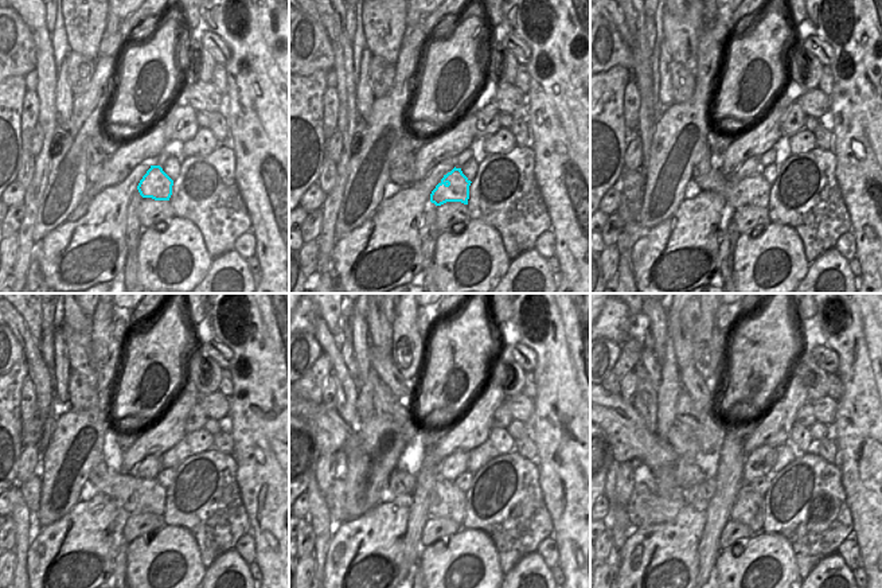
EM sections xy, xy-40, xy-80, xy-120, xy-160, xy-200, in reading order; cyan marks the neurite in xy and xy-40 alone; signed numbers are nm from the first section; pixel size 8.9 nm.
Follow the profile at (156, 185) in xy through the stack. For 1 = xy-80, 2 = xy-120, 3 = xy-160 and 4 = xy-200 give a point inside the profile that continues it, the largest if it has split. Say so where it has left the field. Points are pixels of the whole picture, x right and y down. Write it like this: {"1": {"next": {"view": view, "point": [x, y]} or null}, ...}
{"1": {"next": {"view": "xy-80", "point": [756, 193]}}, "2": {"next": {"view": "xy-120", "point": [137, 499]}}, "3": {"next": {"view": "xy-160", "point": [448, 502]}}, "4": {"next": {"view": "xy-200", "point": [749, 507]}}}

